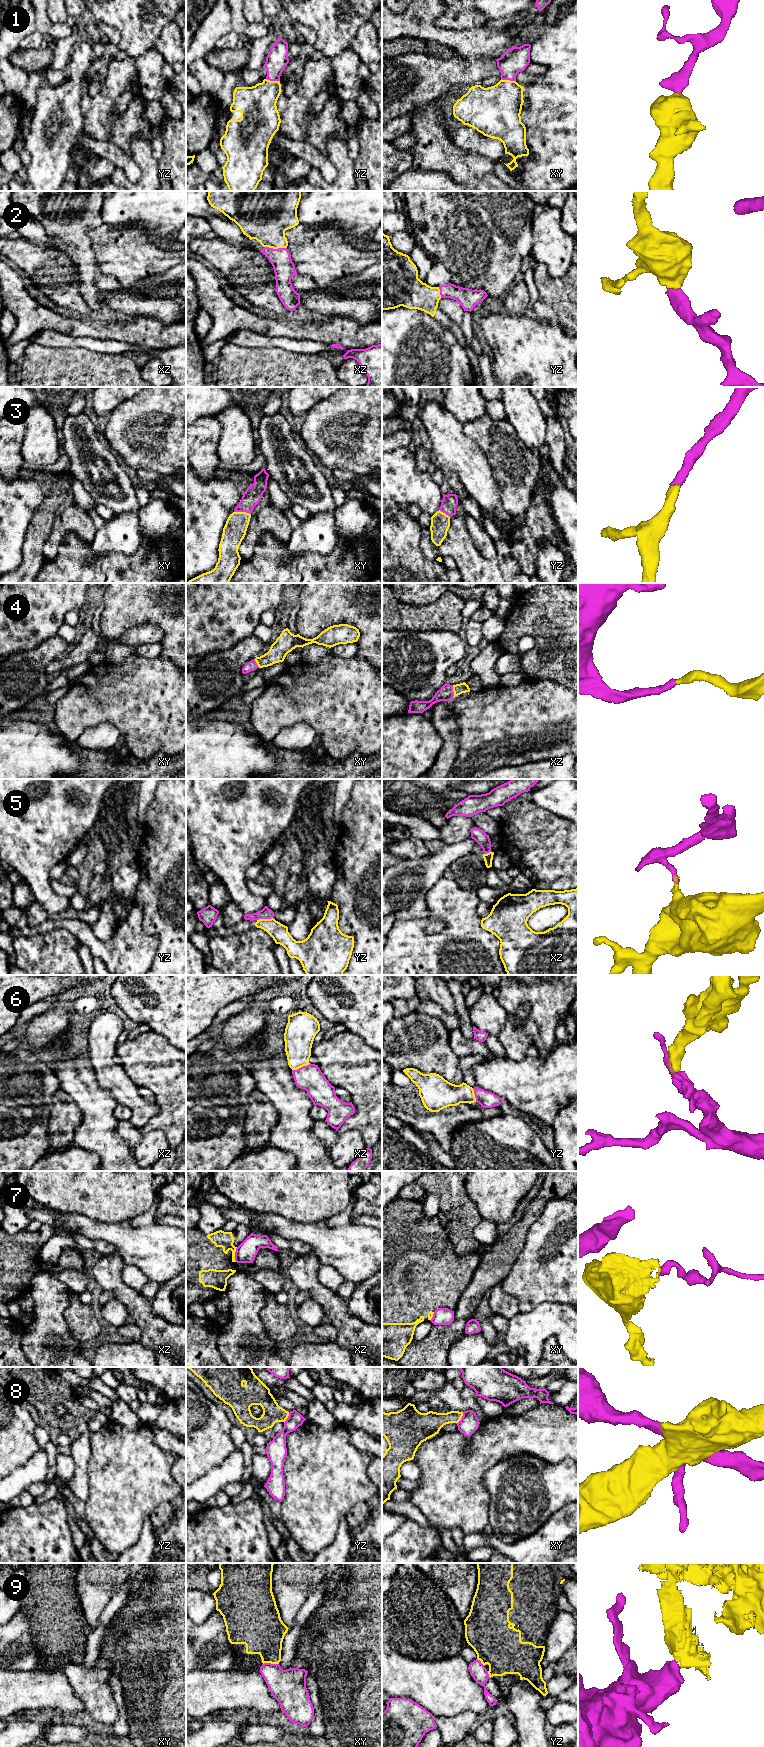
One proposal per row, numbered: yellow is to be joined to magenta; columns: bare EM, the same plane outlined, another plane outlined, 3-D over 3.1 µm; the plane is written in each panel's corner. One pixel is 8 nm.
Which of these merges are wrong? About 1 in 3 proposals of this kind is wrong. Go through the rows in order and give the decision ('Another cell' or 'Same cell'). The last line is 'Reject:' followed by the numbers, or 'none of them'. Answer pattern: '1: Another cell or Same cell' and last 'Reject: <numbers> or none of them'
1: Same cell
2: Same cell
3: Same cell
4: Same cell
5: Another cell
6: Same cell
7: Another cell
8: Another cell
9: Another cell
Reject: 5, 7, 8, 9

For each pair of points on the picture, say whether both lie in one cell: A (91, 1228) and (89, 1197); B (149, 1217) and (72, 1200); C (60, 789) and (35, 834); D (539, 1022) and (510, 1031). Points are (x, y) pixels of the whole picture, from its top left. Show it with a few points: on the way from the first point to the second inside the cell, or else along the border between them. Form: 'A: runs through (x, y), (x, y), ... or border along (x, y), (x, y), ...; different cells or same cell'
A: border along (67, 1212), (80, 1213), (100, 1221), (113, 1223); different cells
B: border along (152, 1208), (128, 1221); different cells
C: runs through (49, 800), (39, 810), (37, 823); same cell
D: border along (529, 1006), (529, 1015), (521, 1028), (533, 1044); different cells

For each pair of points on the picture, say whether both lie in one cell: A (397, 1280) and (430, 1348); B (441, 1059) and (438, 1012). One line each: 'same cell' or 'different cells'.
A: different cells
B: different cells

